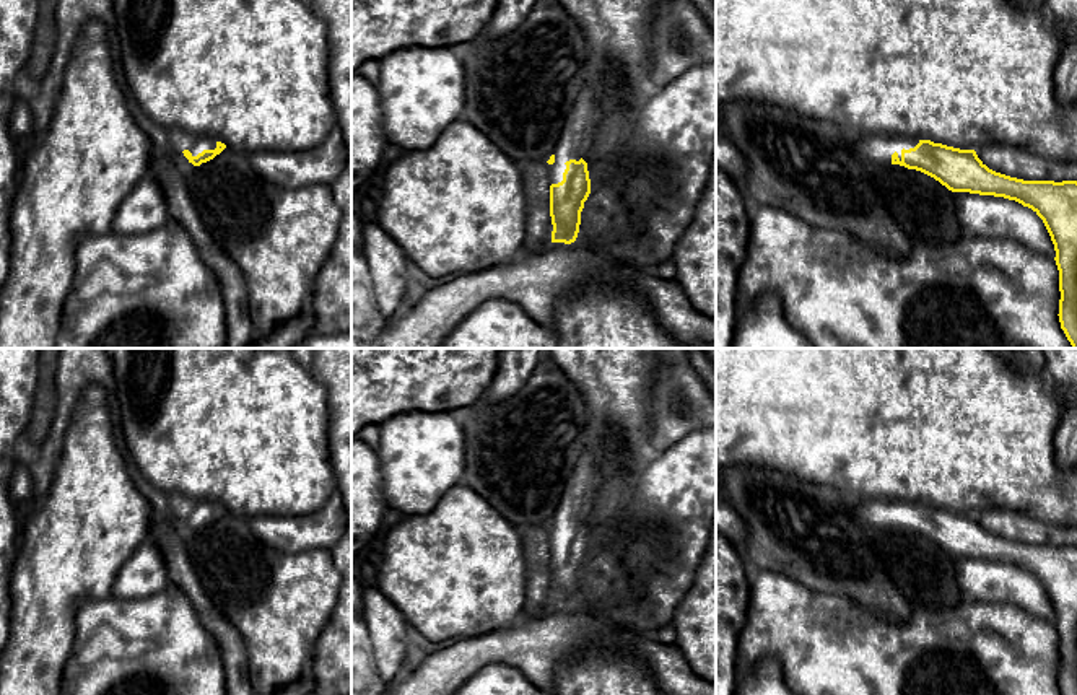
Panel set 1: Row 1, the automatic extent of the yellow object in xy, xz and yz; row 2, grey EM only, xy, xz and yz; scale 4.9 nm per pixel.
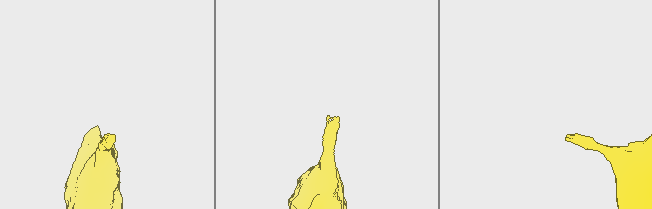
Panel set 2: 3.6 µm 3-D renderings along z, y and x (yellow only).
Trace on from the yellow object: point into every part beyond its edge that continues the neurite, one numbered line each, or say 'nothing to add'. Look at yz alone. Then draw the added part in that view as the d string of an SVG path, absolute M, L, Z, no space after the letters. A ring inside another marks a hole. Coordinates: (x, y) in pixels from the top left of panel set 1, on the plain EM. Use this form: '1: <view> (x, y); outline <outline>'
1: yz (877, 513); outline M852 498L848 508L857 521L866 522L877 531L883 531L892 529L892 519L895 516L901 526L901 514L914 513L919 505L908 501Z

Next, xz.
1: xz (581, 487); outline M586 446L571 477L568 479L561 501L555 511L555 527L548 529L550 549L558 549L563 545L566 526L579 526L591 513L592 500L597 493L600 480L602 475Z

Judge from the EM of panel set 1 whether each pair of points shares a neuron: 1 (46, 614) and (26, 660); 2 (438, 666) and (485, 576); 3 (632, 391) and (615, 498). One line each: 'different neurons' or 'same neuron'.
1: same neuron
2: different neurons
3: same neuron

